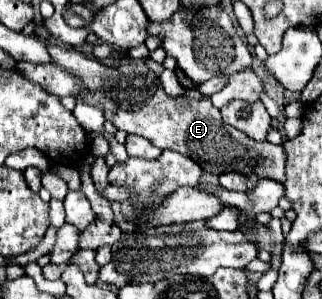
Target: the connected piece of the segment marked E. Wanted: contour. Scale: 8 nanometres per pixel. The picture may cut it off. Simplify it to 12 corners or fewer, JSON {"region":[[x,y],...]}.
{"region":[[46,42],[116,130],[212,174],[284,182],[284,148],[172,98],[144,60],[110,68]]}

